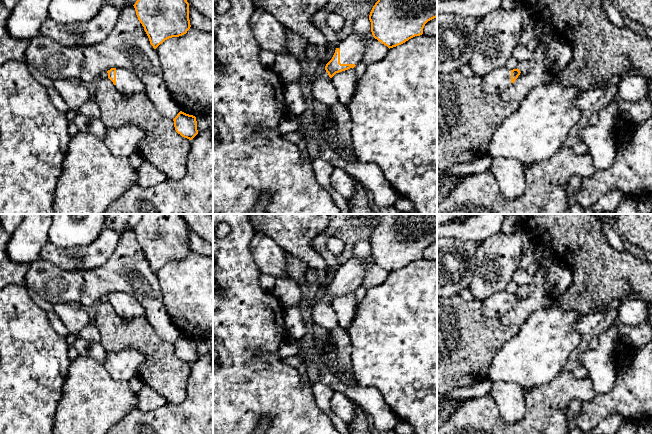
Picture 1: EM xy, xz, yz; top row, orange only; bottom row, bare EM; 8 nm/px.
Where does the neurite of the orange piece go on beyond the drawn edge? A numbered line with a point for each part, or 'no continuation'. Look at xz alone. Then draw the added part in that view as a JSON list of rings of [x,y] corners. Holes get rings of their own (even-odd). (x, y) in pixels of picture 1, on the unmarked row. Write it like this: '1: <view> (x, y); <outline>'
1: xz (352, 273); [[[350,259],[342,264],[337,270],[337,272],[340,273],[340,287],[358,289],[362,285],[366,266],[369,263],[370,260],[357,261],[355,259]]]

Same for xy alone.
1: xy (128, 307); [[[116,292],[115,311],[123,319],[134,319],[137,317],[146,318],[140,302],[135,297],[132,297],[125,292]]]

